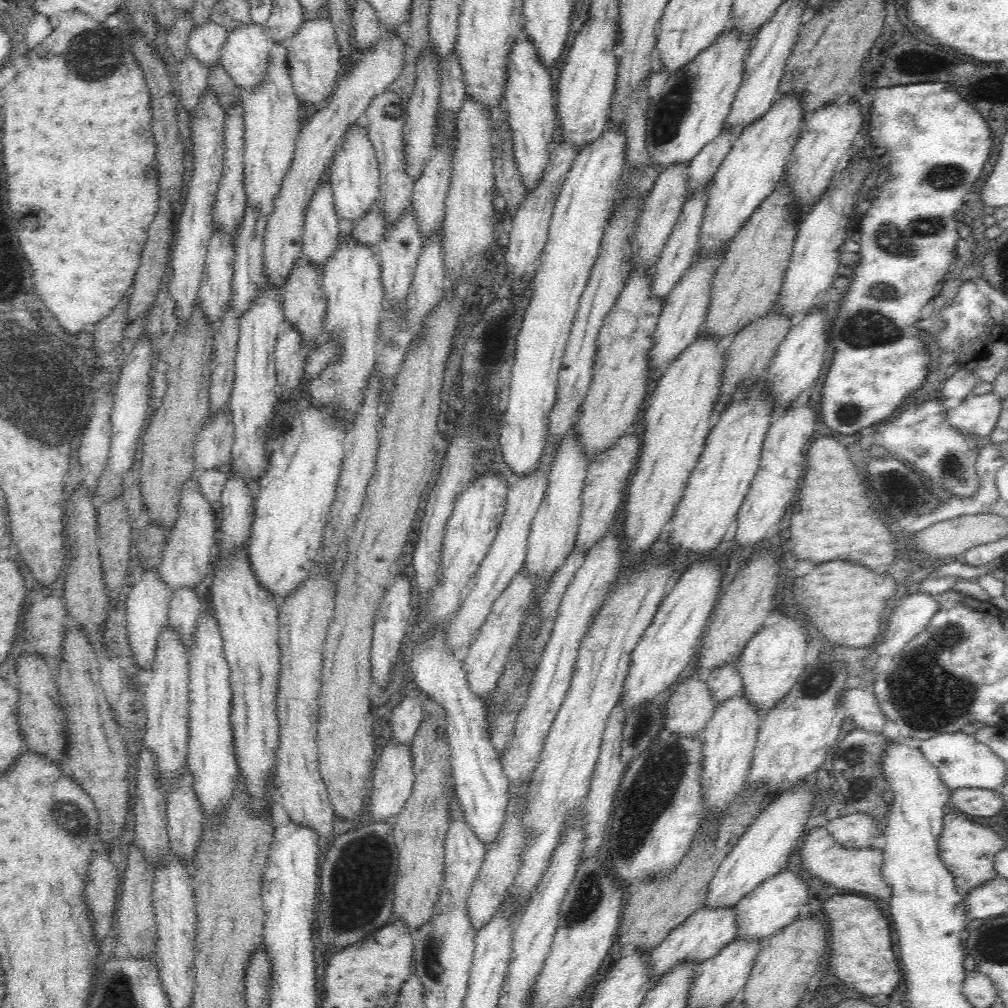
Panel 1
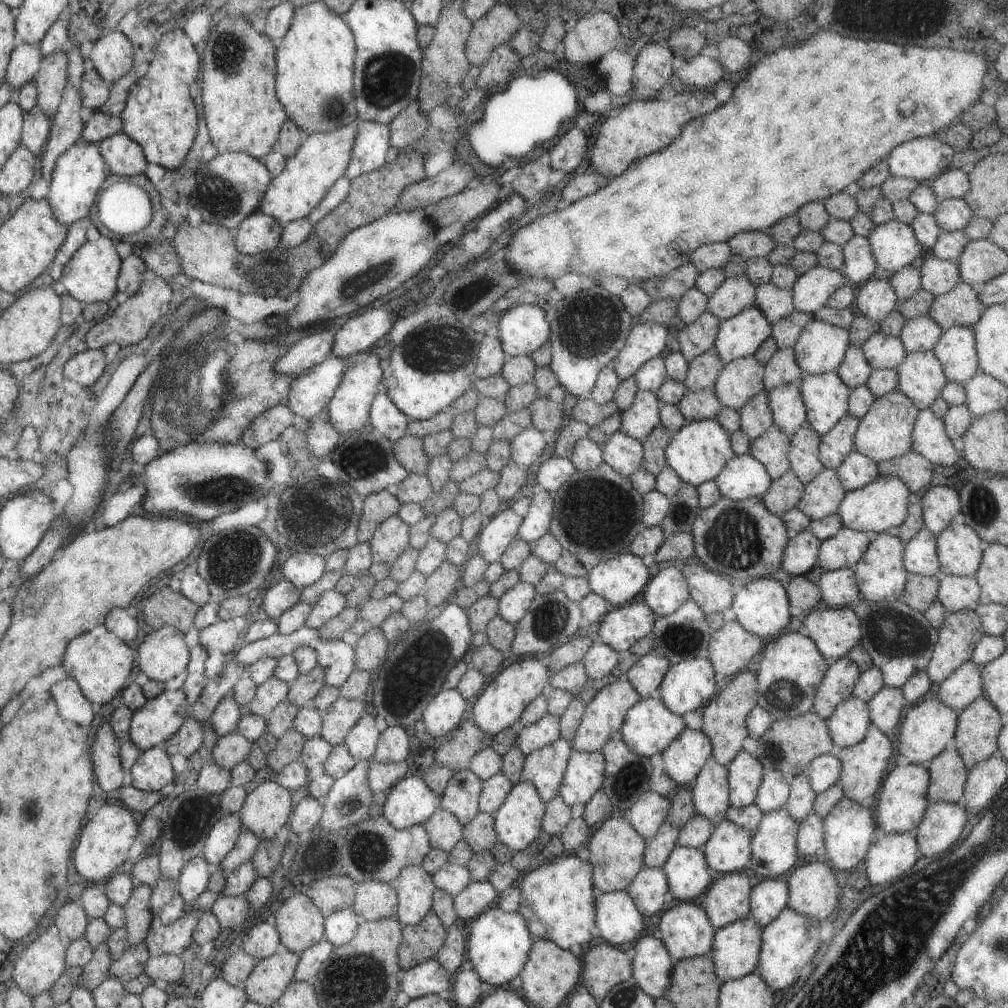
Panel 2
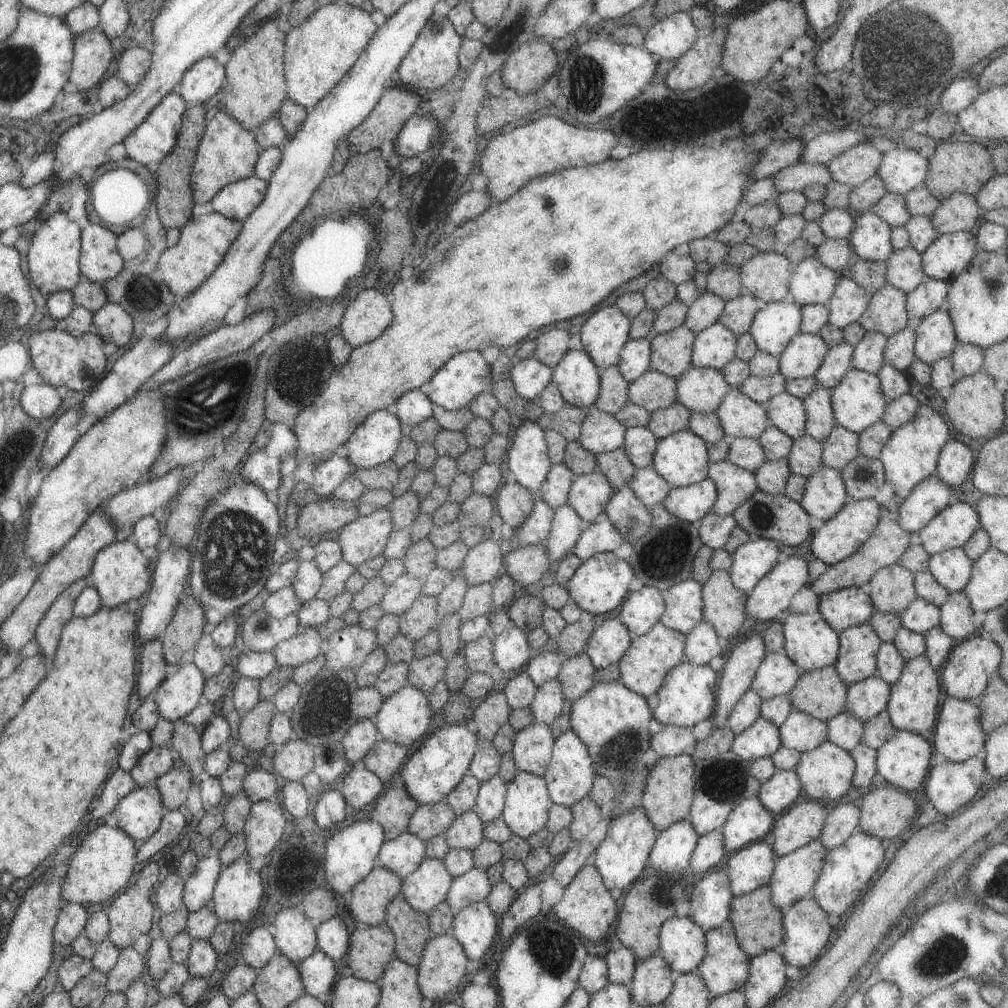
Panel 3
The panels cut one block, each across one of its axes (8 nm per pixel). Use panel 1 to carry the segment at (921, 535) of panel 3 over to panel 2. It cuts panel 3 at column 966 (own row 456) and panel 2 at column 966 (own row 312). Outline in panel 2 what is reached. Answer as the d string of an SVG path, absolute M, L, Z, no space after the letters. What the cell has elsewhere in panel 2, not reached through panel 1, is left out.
M950 522L936 534L936 557L940 573L944 575L973 576L978 569L985 542L965 523Z

